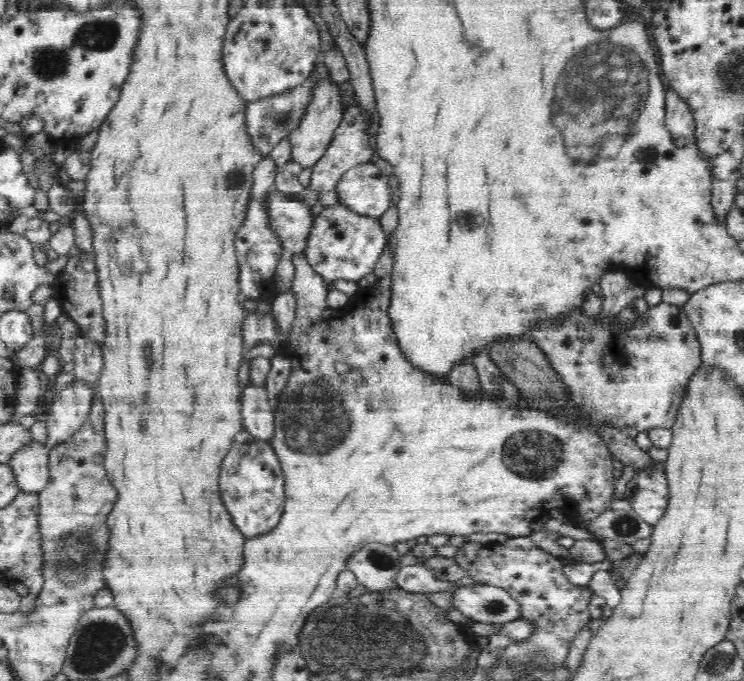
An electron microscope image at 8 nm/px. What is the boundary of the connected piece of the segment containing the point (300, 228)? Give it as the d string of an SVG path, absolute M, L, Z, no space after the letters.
M275 189L263 195L268 227L286 255L303 254L313 222L310 208L299 199L288 198Z

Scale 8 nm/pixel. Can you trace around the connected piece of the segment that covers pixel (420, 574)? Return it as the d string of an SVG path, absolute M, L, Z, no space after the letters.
M400 565L394 576L394 589L410 593L439 593L452 591L457 587L449 582L439 582L432 577L432 571L424 569L422 565Z

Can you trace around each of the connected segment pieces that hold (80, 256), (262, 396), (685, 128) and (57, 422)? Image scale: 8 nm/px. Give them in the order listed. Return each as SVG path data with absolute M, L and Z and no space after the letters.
M80 251L70 257L65 269L53 277L51 284L53 298L61 304L63 314L79 326L79 335L102 346L106 338L103 300L99 291L96 257L93 251Z
M248 386L241 394L243 425L252 437L273 446L275 437L275 416L270 410L264 388Z
M668 89L666 93L666 126L667 129L670 131L670 134L673 136L673 140L676 140L677 138L682 138L682 140L688 140L690 144L688 145L694 145L697 144L697 124L696 120L694 119L694 114L691 112L691 108L688 107L687 104L684 104L679 98L678 95L674 94L674 91Z
M74 380L66 388L53 393L51 405L43 416L47 424L48 434L45 444L50 451L56 450L56 448L62 448L62 445L68 443L86 422L94 392L95 390L90 389L88 385Z

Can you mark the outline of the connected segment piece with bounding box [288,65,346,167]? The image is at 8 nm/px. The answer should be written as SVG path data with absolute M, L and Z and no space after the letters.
M324 65L316 67L310 81L310 97L300 124L289 134L293 160L303 167L310 167L322 158L326 148L334 138L334 130L340 126L345 108L340 97L338 84L332 81L328 69Z

